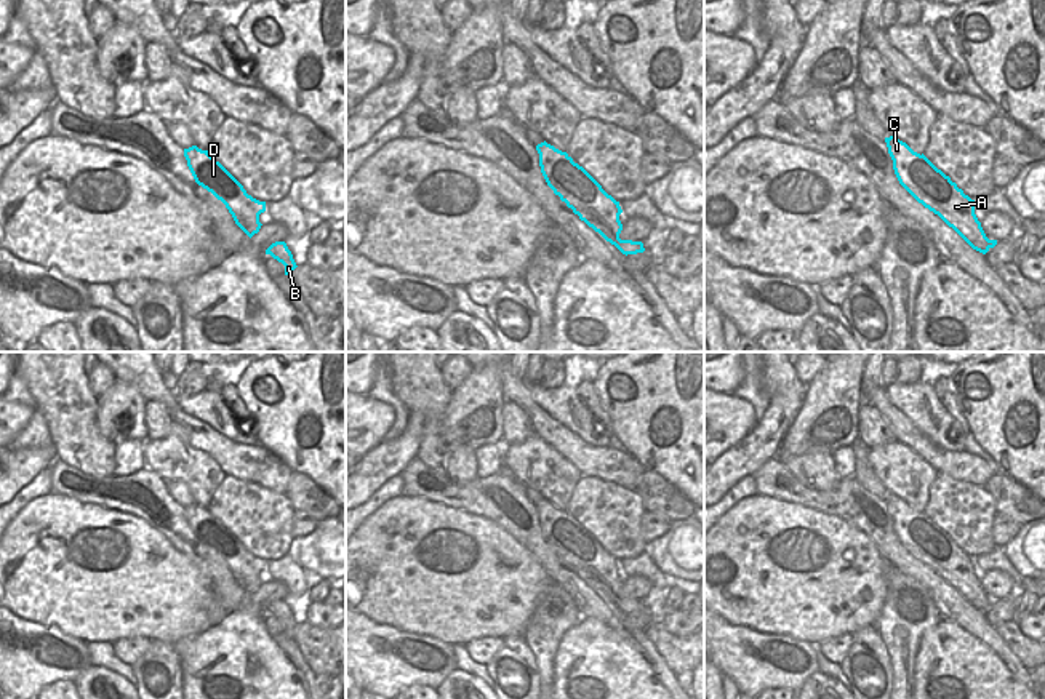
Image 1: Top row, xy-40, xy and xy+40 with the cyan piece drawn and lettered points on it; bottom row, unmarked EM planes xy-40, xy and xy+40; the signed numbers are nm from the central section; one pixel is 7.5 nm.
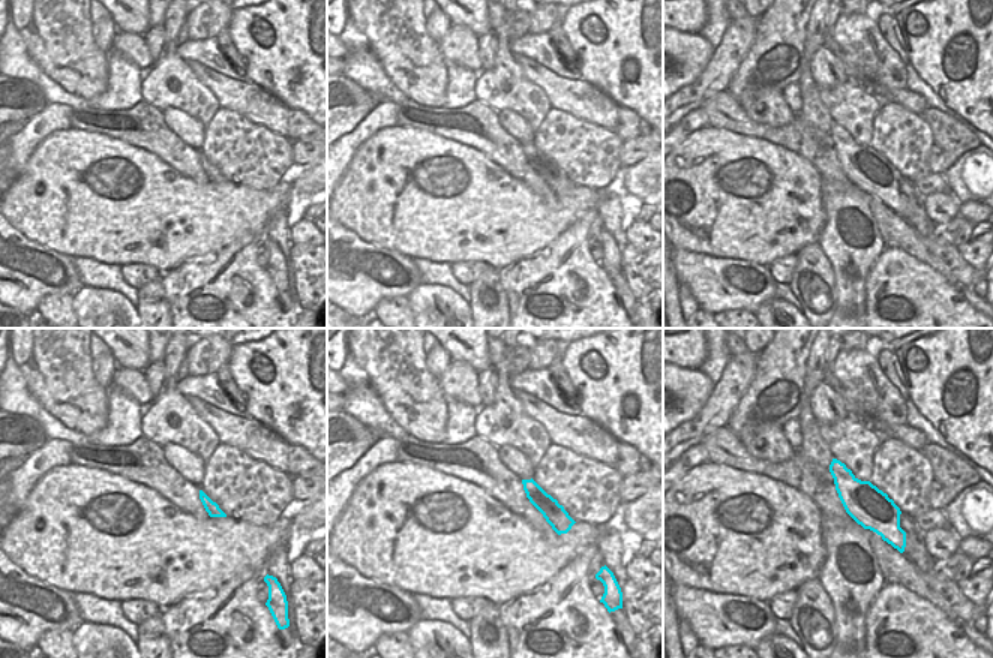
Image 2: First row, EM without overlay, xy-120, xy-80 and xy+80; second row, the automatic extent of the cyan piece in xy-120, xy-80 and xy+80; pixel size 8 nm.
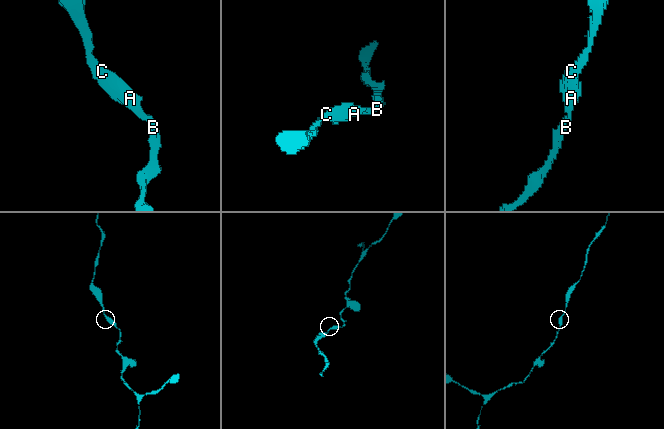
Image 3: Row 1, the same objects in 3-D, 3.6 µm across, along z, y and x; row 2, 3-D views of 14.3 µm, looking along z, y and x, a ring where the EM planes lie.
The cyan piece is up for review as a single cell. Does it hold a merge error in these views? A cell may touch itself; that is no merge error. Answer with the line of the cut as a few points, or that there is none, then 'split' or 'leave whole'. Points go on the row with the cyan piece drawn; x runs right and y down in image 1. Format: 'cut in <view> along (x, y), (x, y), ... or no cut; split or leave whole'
no cut; leave whole

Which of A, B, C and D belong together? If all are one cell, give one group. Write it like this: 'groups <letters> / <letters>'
groups A B C D

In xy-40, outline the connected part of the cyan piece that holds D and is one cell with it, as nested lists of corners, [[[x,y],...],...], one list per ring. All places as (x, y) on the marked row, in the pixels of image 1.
[[[197,146],[184,149],[187,166],[198,186],[221,200],[235,224],[251,238],[259,232],[259,214],[266,211],[266,202],[246,194],[243,186],[208,150]]]

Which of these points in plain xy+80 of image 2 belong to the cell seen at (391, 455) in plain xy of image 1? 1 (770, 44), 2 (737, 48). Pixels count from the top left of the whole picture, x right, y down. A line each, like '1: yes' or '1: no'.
1: no
2: yes

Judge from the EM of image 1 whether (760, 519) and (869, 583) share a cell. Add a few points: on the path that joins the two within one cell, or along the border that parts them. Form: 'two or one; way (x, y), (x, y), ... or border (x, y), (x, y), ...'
one; way (789, 525), (815, 528), (848, 559)

